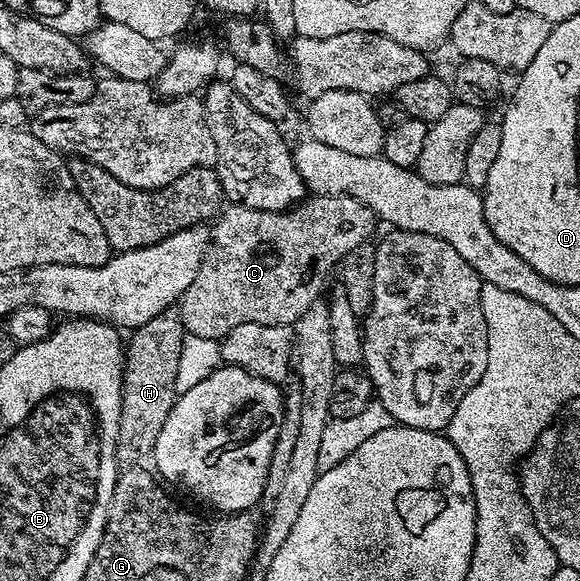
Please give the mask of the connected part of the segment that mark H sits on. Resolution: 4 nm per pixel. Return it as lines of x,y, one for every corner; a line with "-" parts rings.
169,310
135,328
131,335
124,349
121,411
117,425
117,463
122,469
137,466
153,454
160,429
178,396
176,368
185,328
181,316

